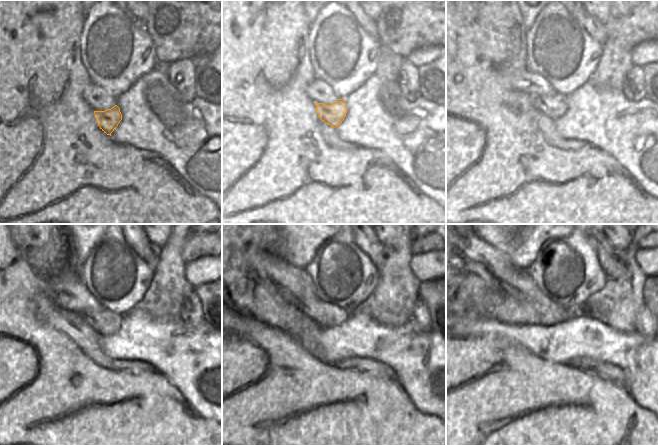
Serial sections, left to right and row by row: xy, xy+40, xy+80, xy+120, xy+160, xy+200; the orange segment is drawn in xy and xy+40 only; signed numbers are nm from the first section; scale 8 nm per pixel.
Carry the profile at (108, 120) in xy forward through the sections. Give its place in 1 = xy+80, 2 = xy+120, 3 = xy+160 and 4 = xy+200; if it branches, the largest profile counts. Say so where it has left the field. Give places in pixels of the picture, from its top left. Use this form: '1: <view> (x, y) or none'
1: xy+80 (554, 105)
2: xy+120 (106, 323)
3: xy+160 (326, 315)
4: xy+200 (504, 303)

